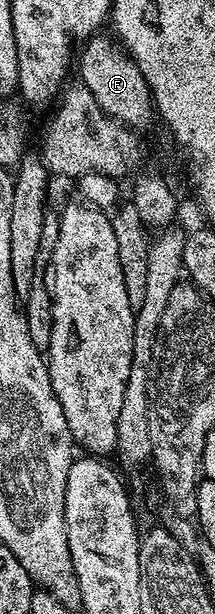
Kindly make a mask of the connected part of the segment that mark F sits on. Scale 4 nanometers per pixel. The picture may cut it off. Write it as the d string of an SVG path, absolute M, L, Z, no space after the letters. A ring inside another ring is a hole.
M93 35L83 42L84 50L78 53L79 80L93 92L94 99L101 105L107 116L131 130L142 131L154 121L154 102L146 79L131 57L111 36Z

